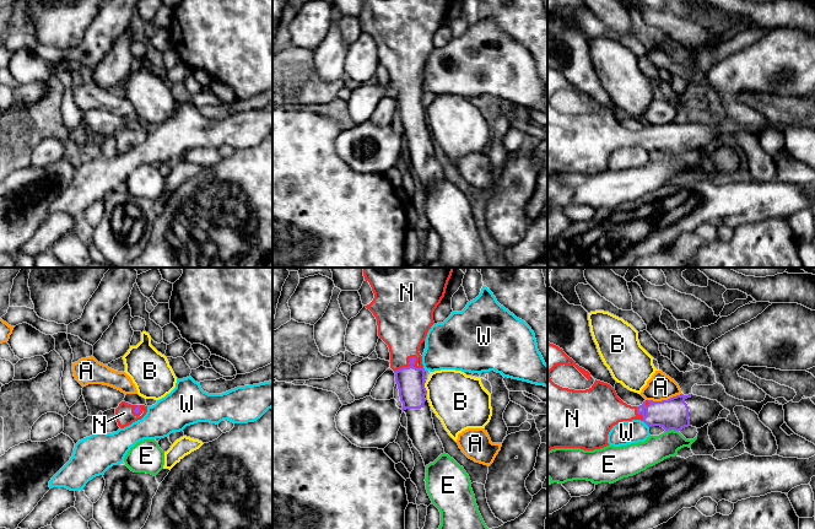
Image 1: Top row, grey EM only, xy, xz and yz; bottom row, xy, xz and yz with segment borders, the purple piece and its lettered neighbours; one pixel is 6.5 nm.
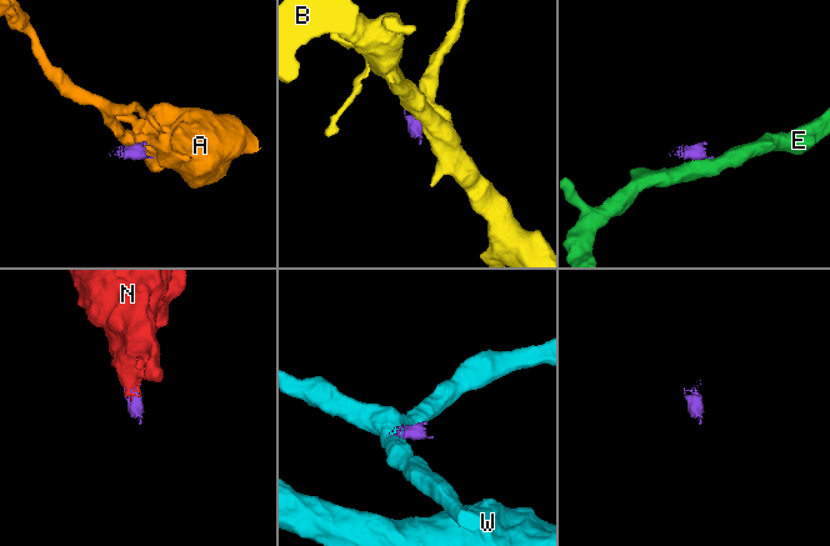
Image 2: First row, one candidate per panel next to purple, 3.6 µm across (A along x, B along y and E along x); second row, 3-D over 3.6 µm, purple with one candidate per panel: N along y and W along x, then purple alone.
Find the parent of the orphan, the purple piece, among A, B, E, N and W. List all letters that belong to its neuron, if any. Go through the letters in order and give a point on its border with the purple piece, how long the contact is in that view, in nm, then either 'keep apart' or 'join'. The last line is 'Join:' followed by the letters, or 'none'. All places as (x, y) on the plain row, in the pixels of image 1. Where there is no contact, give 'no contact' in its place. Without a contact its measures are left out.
A: yz (664, 125) | 220 nm | keep apart
B: xz (424, 112) | 90 nm | keep apart
E: yz (672, 154) | 90 nm | keep apart
N: xz (409, 91) | 190 nm | join
W: yz (646, 149) | 60 nm | keep apart
Join: N

